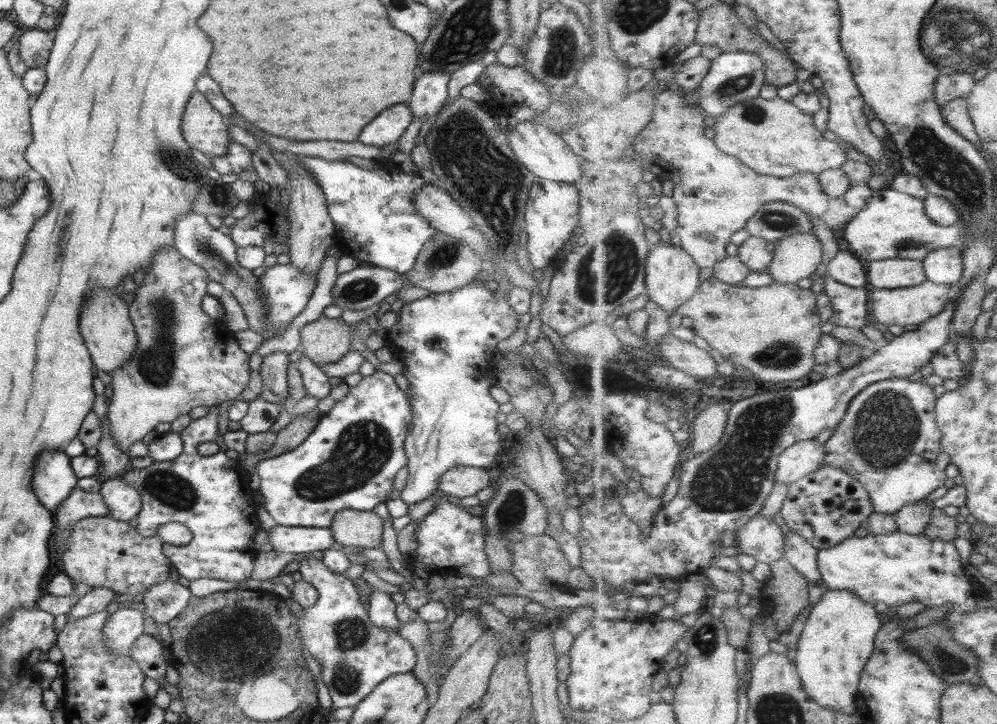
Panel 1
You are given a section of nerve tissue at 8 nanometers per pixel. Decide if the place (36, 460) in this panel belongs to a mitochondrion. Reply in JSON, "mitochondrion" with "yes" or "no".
{"mitochondrion":"no"}

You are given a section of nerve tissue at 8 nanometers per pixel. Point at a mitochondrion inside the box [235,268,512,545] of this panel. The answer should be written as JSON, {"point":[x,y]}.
{"point":[363,449]}

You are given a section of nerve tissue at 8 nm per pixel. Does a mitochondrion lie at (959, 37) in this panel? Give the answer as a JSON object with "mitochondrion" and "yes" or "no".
{"mitochondrion":"yes"}

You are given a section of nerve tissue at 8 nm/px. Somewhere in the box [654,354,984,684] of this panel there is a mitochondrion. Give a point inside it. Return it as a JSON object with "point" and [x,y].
{"point":[731,481]}

